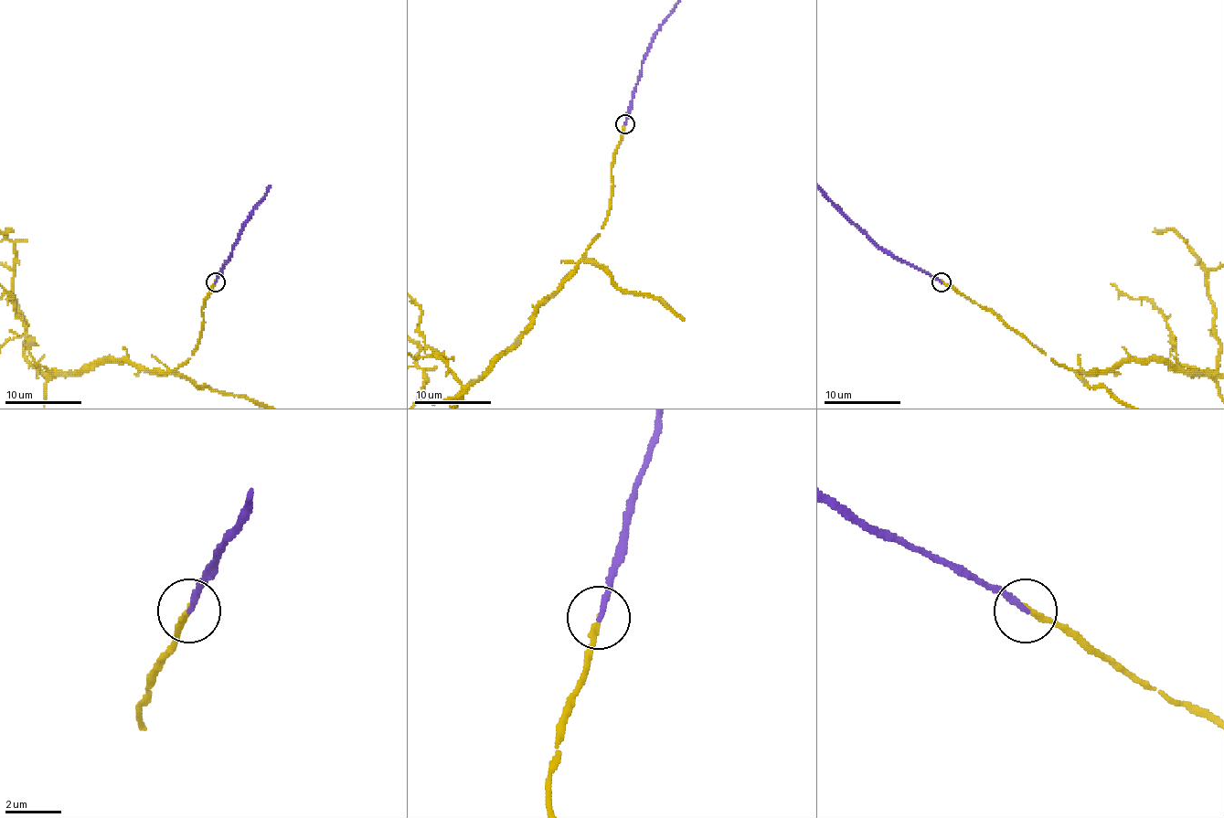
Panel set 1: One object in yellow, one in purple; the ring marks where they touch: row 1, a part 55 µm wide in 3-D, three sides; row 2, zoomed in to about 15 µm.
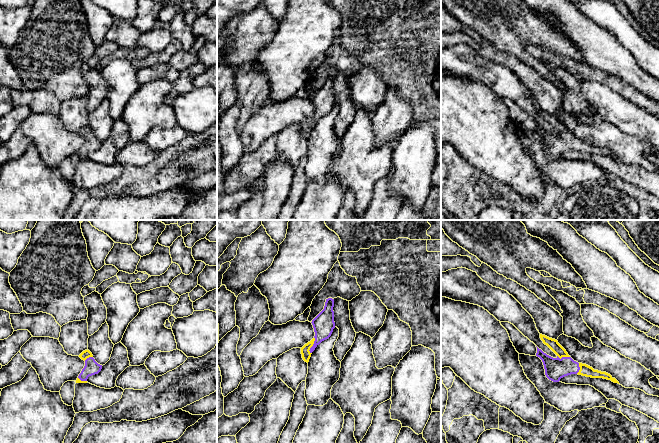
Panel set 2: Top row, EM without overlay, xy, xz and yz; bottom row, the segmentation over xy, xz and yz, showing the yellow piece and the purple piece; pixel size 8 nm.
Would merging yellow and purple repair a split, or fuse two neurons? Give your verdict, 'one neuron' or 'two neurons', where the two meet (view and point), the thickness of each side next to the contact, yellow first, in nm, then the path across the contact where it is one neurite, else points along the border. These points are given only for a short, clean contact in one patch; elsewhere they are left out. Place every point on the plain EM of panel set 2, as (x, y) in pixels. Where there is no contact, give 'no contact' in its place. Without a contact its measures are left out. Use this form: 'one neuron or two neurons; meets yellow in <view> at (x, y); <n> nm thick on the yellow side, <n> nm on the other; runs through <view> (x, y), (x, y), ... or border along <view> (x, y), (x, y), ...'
one neuron; meets yellow in xz at (312, 121); 70 nm thick on the yellow side, 170 nm on the other

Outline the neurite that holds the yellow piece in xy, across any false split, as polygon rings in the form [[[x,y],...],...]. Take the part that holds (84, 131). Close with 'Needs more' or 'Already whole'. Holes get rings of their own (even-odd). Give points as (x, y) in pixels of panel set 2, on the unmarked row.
[[[89,126],[83,127],[79,133],[85,137],[85,142],[79,150],[76,159],[87,159],[88,153],[98,150],[102,145],[102,141],[95,137]]]. Needs more

